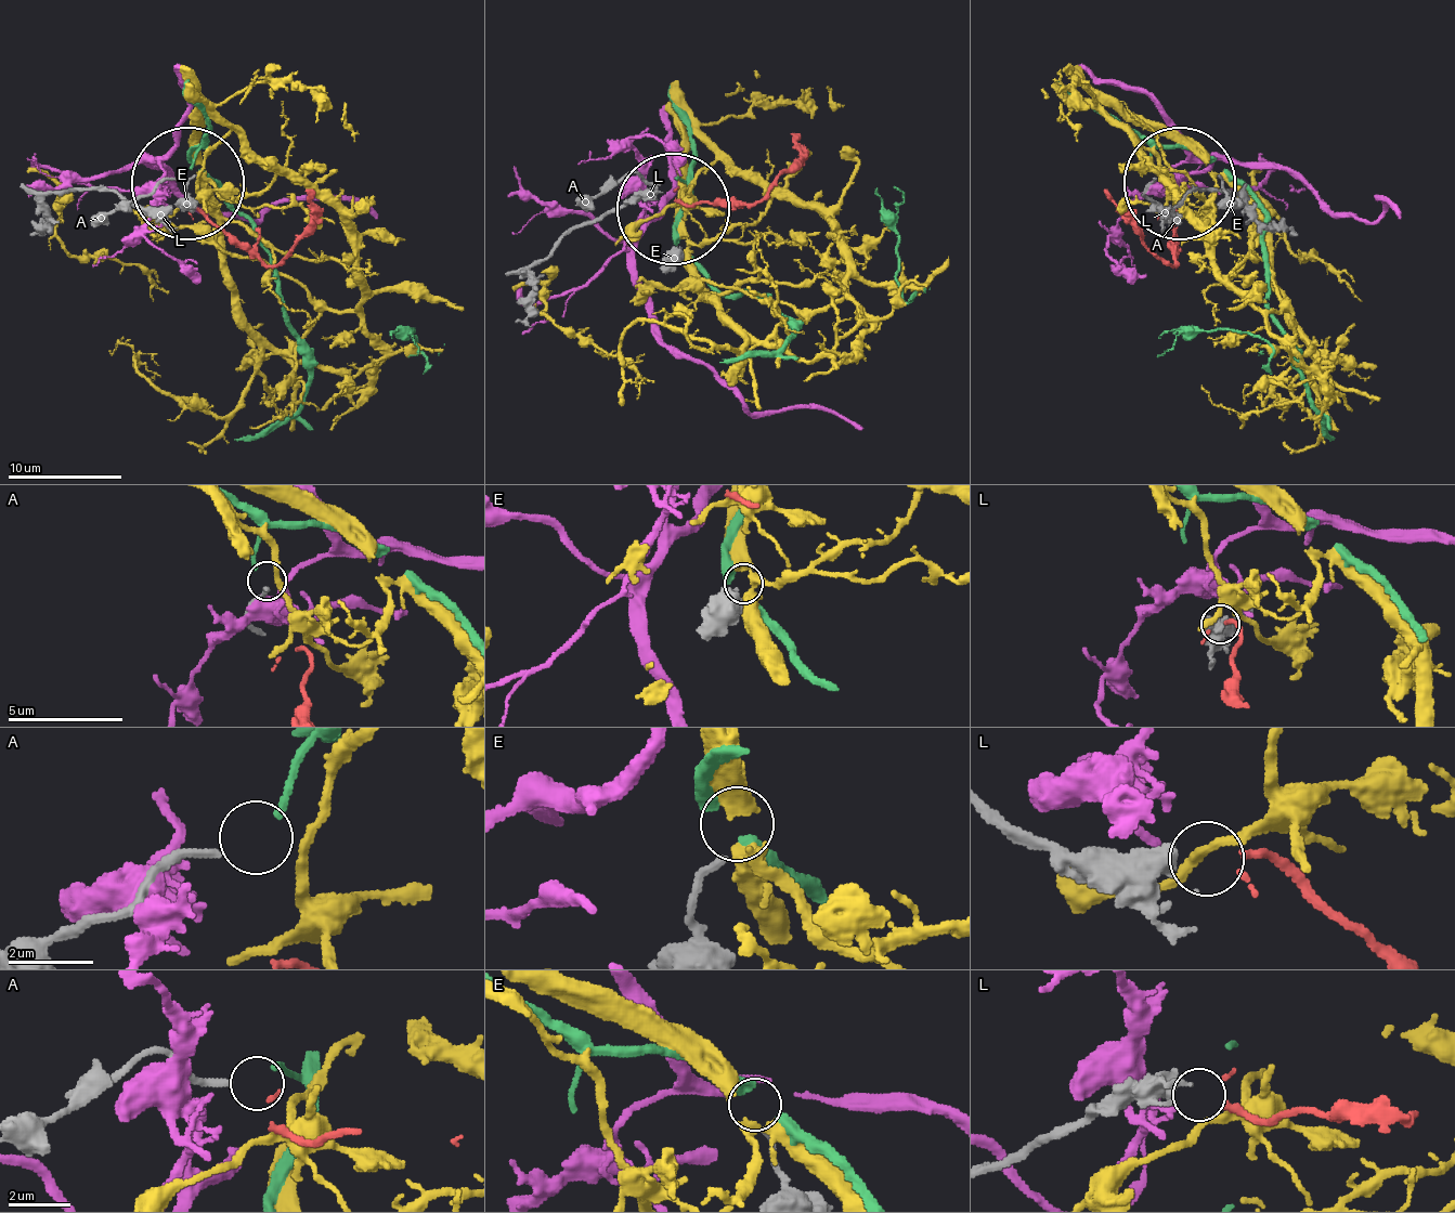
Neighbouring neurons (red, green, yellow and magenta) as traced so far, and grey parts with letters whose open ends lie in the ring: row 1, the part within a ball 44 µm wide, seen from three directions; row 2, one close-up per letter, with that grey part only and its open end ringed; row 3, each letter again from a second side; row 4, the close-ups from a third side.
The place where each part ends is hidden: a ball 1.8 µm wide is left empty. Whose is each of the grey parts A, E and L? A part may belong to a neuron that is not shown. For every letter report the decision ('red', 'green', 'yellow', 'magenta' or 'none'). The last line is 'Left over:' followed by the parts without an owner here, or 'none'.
A: green
E: none
L: red
Left over: E

